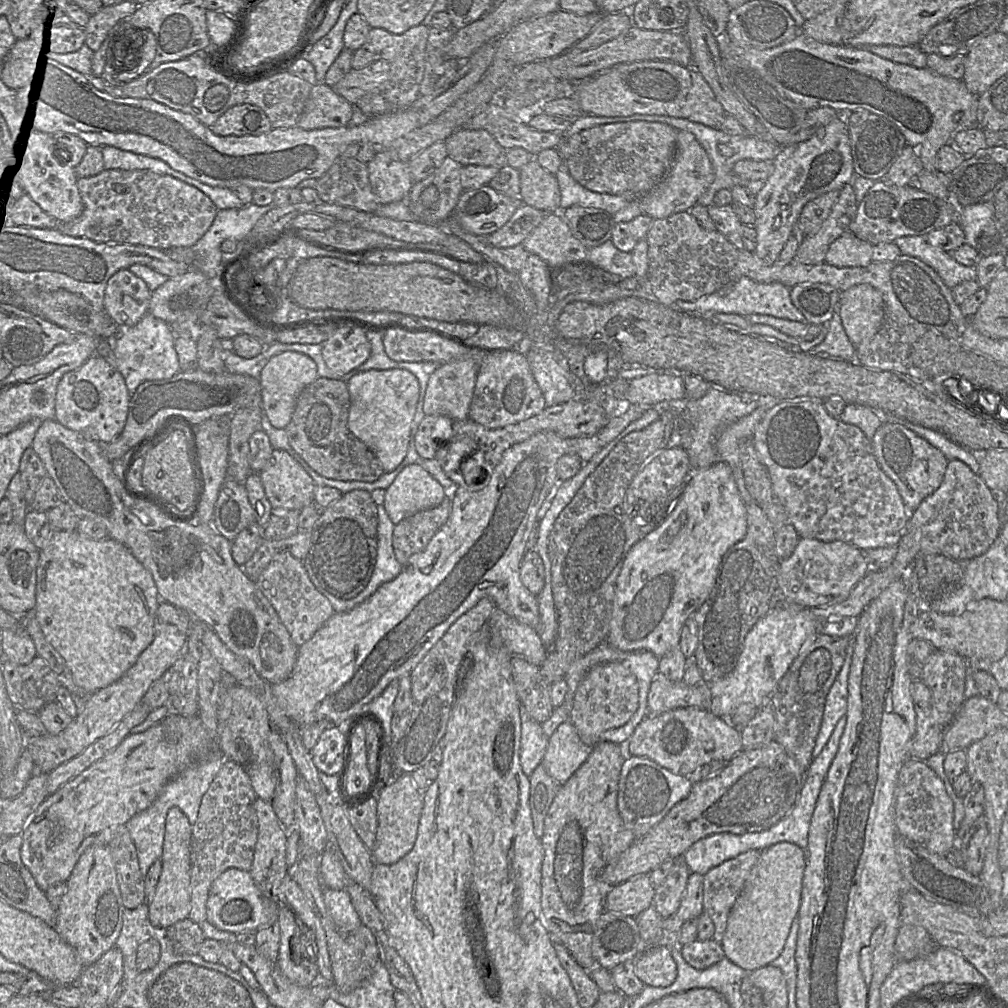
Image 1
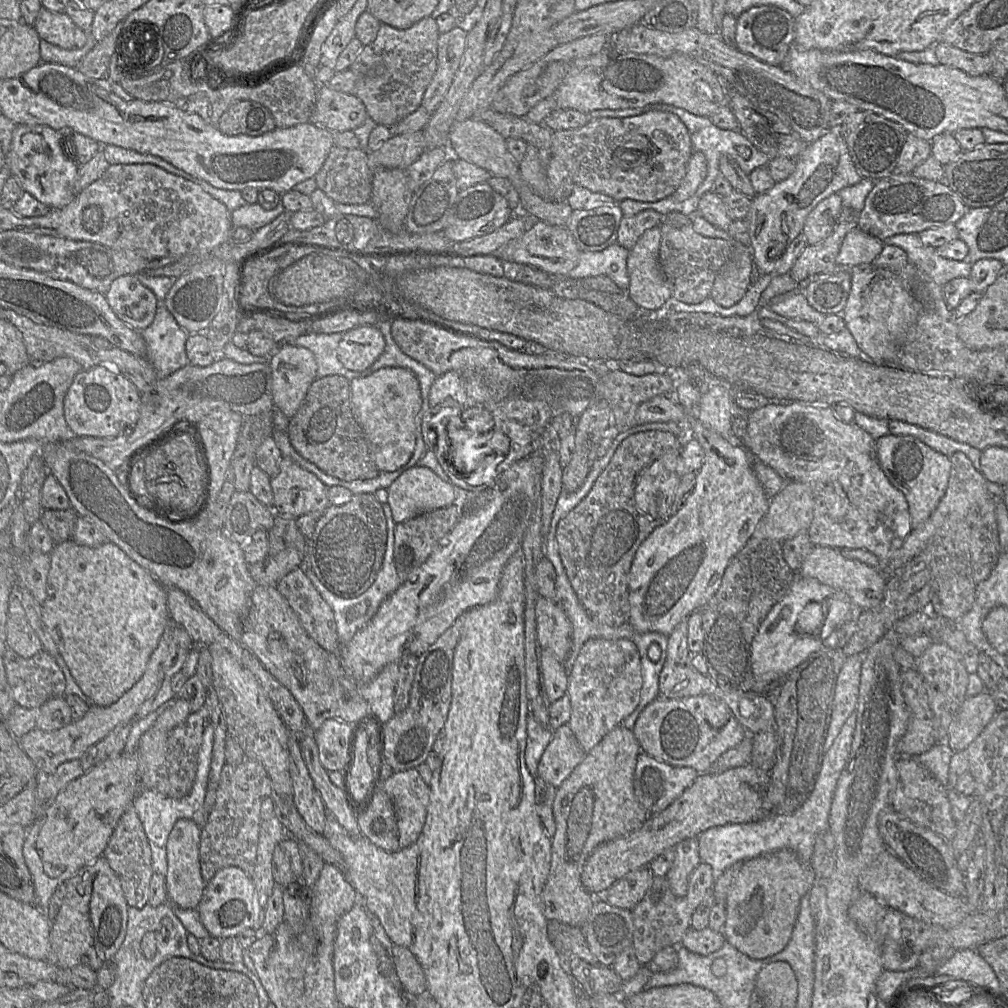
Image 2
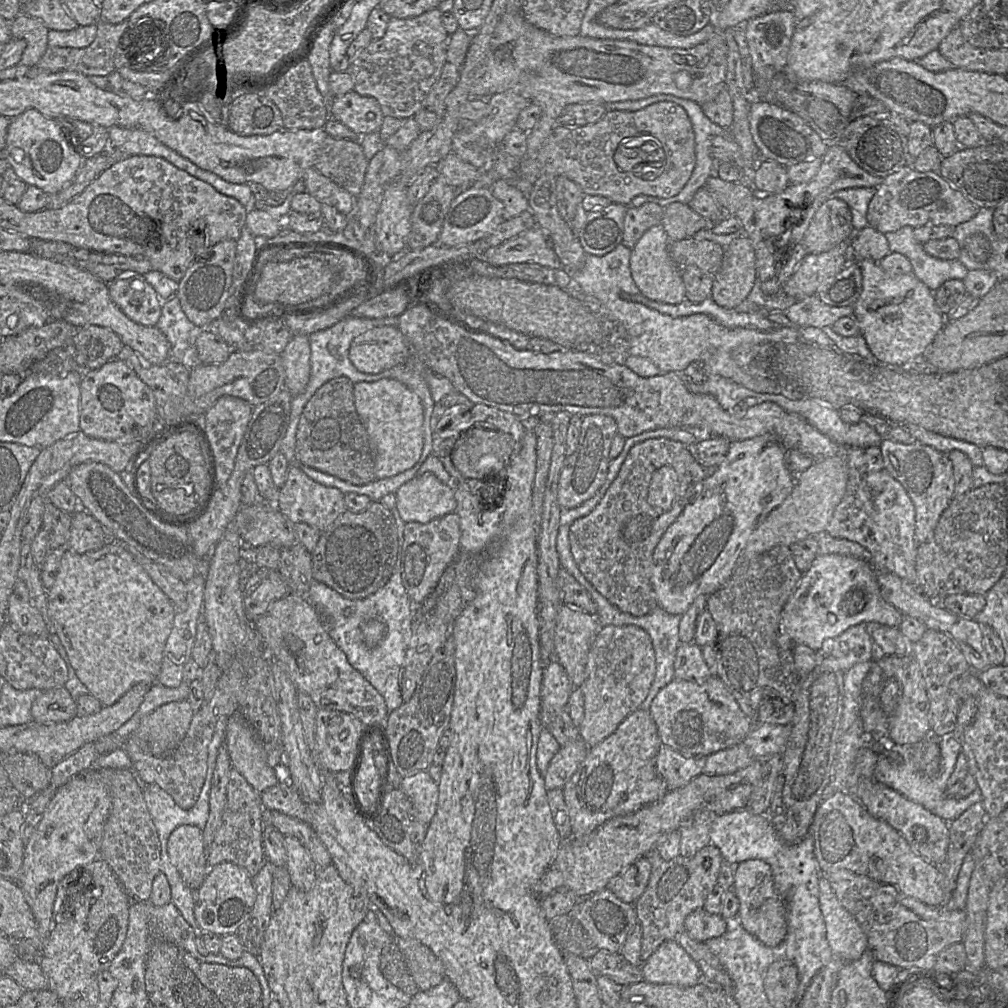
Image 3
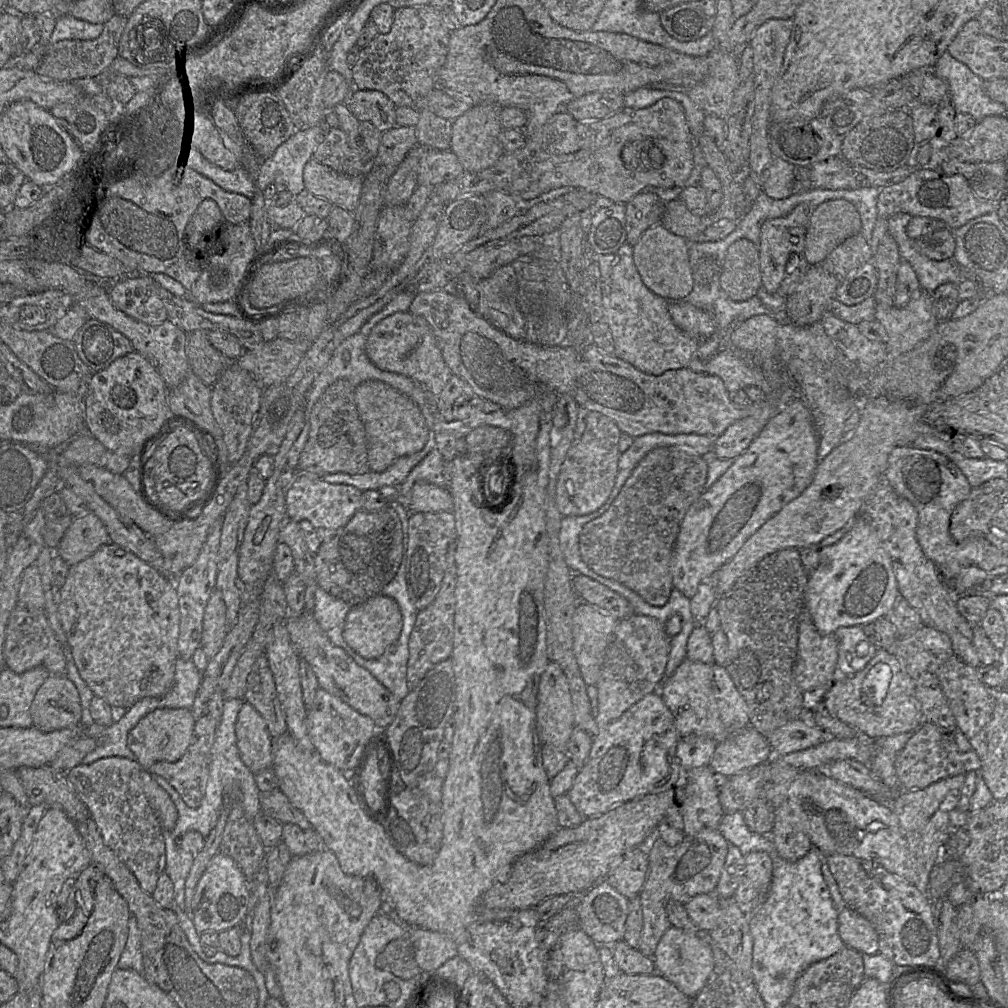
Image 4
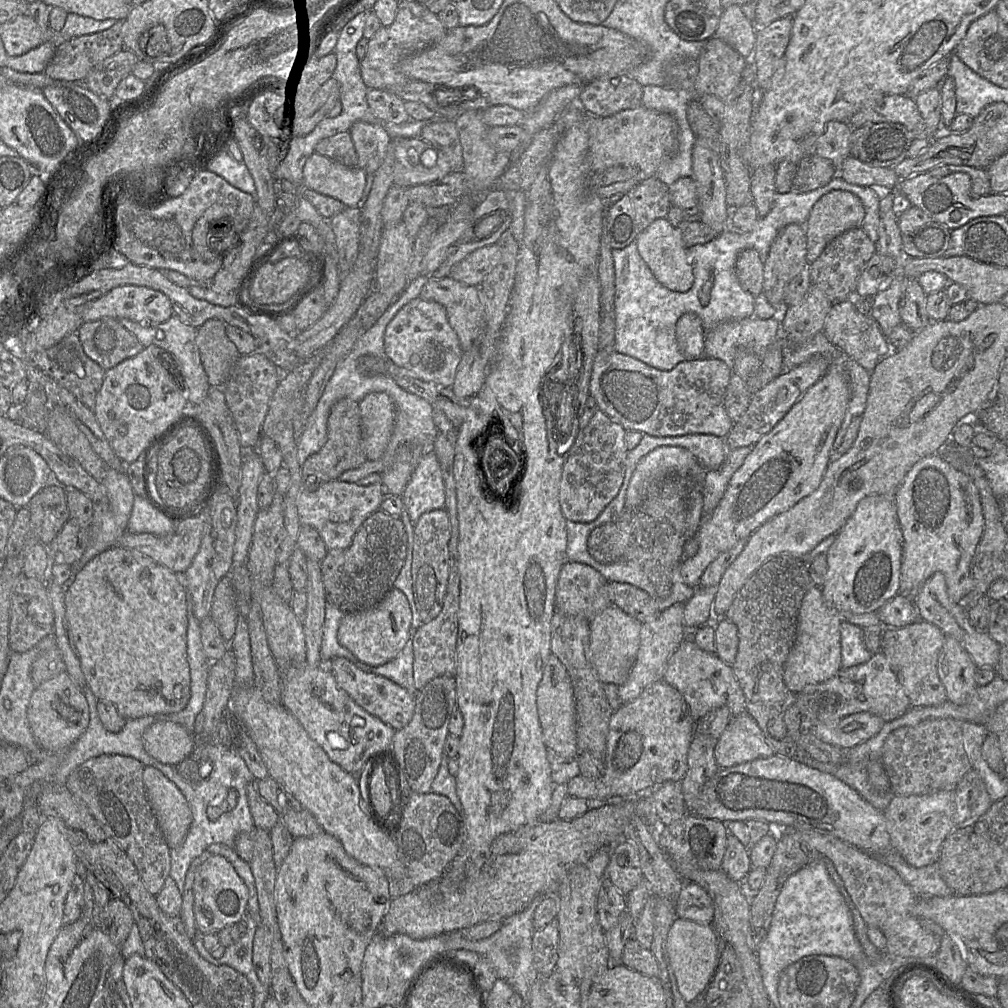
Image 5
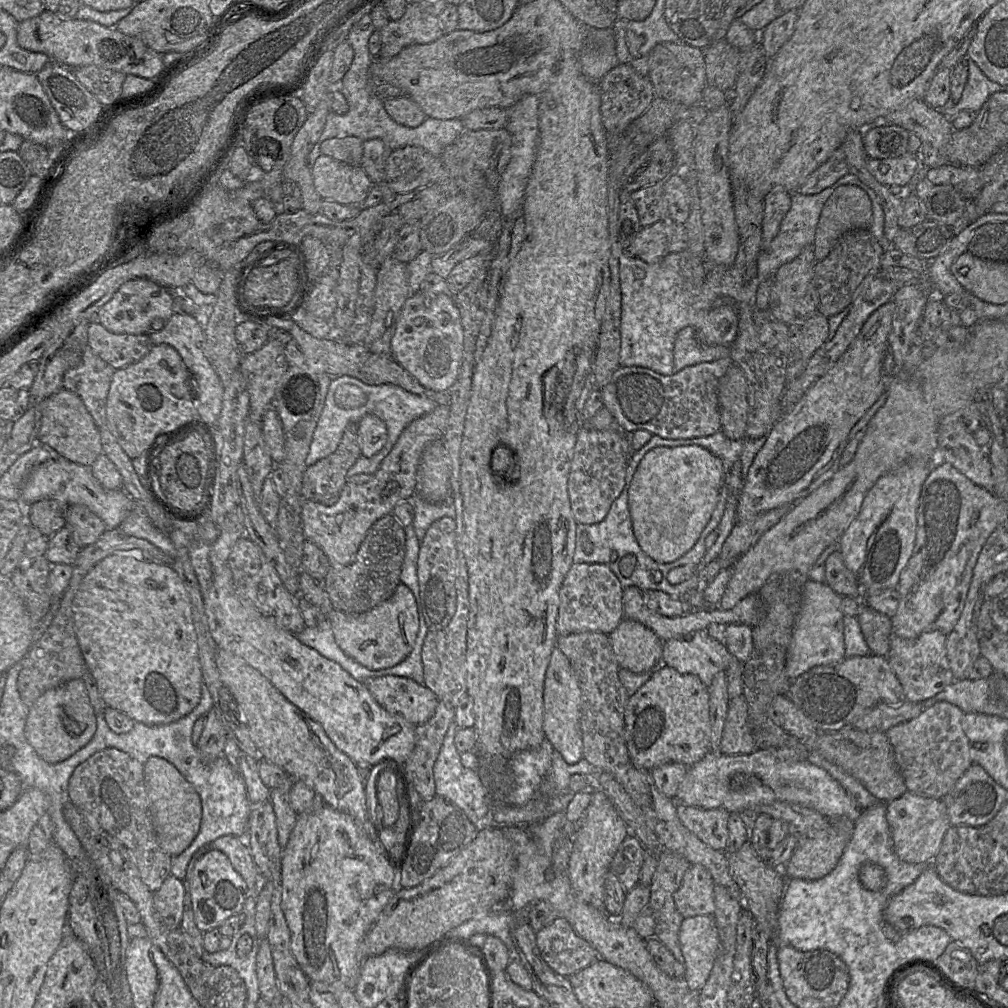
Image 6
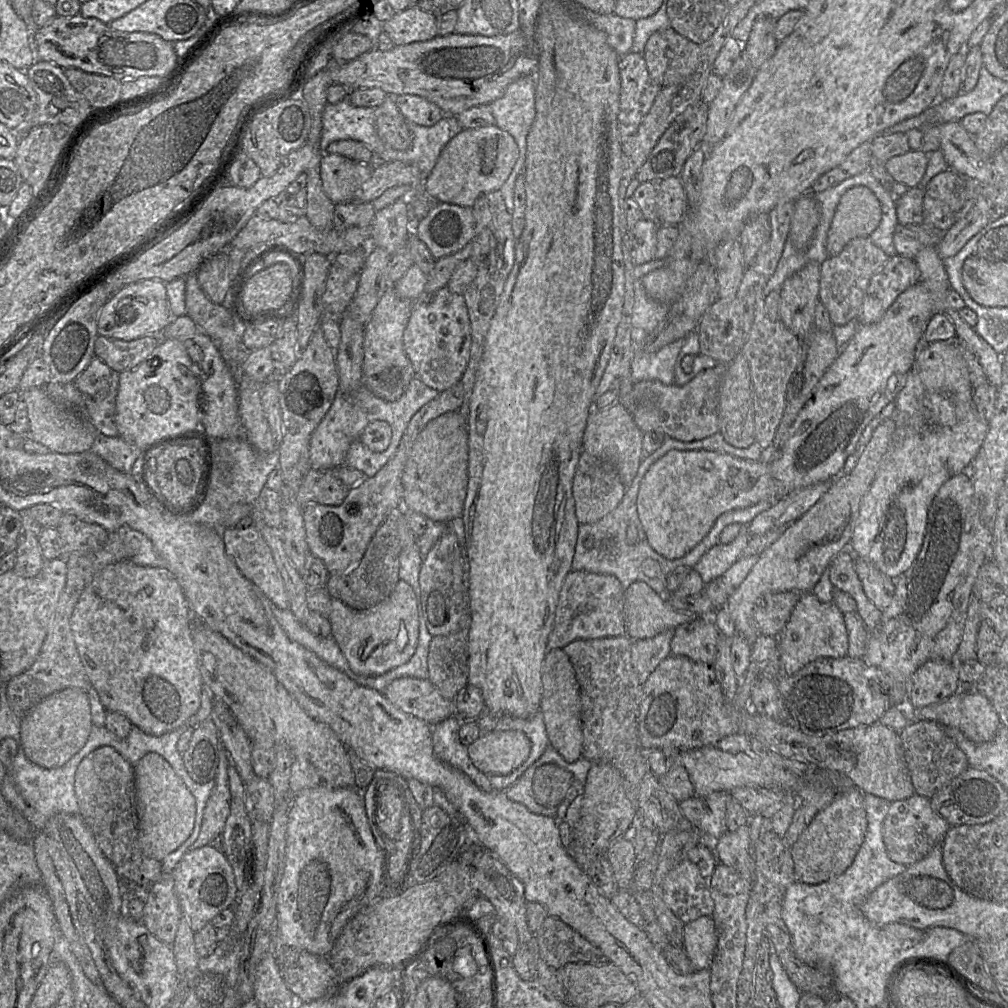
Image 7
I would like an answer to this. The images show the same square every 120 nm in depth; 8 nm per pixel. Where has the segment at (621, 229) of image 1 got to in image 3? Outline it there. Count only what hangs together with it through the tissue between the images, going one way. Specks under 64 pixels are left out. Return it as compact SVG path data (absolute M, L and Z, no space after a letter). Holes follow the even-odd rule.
M654 202L638 207L627 206L621 243L632 249L645 231L661 223L663 214L664 208Z

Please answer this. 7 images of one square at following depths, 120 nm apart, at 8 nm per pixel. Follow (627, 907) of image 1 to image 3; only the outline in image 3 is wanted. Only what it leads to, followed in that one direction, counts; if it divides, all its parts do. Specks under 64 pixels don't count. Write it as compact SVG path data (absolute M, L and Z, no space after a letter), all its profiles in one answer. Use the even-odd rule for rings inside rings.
M646 856L626 867L609 884L610 890L621 901L634 904L644 893L651 875L651 864Z

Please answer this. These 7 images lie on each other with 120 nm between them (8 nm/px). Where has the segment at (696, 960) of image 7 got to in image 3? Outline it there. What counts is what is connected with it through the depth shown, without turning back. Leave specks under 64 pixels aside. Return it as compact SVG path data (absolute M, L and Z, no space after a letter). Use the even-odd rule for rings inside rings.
M676 939L663 942L641 966L643 981L691 987L702 981L698 964Z

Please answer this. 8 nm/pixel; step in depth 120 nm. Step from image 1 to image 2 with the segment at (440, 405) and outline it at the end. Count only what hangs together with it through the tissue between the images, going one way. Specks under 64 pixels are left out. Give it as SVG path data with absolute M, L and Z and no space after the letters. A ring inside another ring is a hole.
M455 371L437 376L429 392L430 408L443 402L446 398L453 398L462 407L472 404L466 393L462 377Z

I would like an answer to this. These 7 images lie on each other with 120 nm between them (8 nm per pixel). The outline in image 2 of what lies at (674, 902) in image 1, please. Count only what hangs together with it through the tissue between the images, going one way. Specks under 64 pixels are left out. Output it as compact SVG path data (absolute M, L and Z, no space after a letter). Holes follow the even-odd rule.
M687 838L675 846L674 860L666 878L676 897L684 897L687 894L690 875L701 862L697 839Z

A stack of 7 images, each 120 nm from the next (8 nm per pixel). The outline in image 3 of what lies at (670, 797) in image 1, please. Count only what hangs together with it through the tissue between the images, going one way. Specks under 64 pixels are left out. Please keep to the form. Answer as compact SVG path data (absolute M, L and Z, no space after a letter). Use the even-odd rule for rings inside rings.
M661 746L656 769L668 791L681 788L703 773L705 757L686 758L668 746Z

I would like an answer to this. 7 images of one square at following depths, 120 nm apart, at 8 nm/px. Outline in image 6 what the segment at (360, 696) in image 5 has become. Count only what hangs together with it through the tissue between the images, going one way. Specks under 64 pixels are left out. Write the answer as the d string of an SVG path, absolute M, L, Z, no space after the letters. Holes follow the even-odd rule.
M371 677L363 683L384 709L412 725L428 721L440 701L424 684L418 684L407 677Z

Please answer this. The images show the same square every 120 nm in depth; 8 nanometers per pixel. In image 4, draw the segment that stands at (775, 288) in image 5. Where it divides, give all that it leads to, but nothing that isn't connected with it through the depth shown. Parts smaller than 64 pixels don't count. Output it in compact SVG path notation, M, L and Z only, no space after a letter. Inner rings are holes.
M800 203L787 216L769 219L761 226L758 248L762 287L770 293L777 292L786 273L786 265L791 253L802 256L805 245L807 224L812 210L807 203Z

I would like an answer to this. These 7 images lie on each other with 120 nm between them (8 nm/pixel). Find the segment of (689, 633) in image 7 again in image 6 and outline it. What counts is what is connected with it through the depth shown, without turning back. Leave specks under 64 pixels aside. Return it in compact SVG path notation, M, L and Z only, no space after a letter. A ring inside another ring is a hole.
M707 630L662 643L662 664L698 676L707 687L718 672L727 670L732 658L725 644L710 637Z

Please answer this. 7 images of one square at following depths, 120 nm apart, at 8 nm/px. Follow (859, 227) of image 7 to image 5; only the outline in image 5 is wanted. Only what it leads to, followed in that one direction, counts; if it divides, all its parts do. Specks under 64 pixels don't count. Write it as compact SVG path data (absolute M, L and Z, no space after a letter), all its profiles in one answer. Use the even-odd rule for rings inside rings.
M833 190L813 206L805 223L807 261L816 261L825 247L842 233L859 228L865 217L862 201L845 190Z

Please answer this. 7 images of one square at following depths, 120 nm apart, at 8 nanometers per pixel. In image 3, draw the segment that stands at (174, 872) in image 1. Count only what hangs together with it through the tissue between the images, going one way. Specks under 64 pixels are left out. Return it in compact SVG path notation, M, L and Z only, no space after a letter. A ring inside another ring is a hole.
M180 825L169 836L167 851L183 882L197 891L207 873L203 831L194 825Z

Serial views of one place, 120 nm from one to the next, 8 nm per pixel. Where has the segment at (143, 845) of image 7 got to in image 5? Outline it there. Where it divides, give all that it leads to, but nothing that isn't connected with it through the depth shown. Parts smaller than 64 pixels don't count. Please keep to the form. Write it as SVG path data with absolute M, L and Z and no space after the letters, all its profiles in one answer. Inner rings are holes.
M144 766L143 783L169 848L180 846L192 822L188 801L176 784L153 766Z

